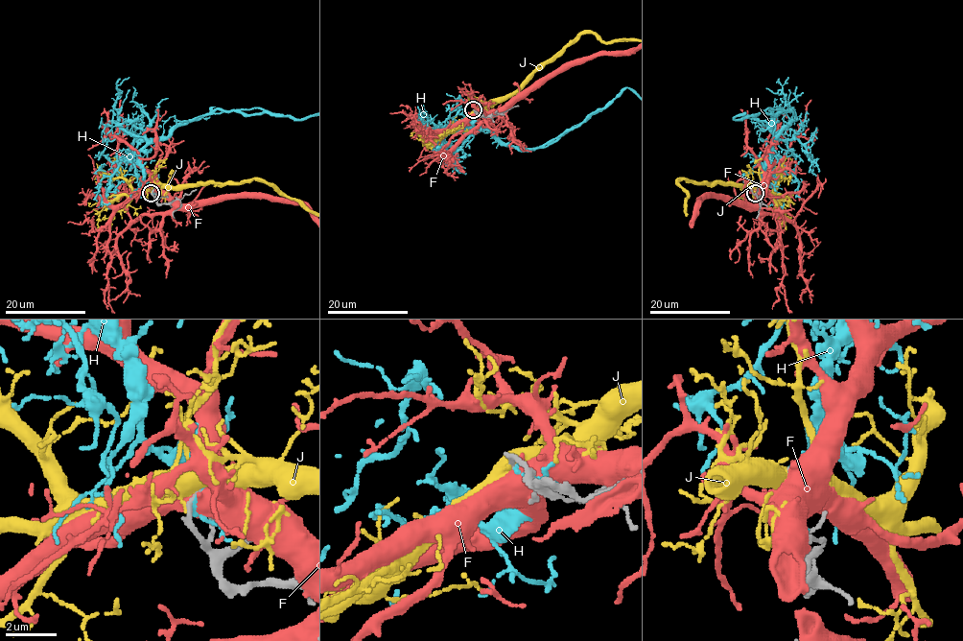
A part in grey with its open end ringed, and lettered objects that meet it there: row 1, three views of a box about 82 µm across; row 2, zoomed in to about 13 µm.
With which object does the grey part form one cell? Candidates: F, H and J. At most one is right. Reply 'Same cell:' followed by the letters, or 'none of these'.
Same cell: none of these

